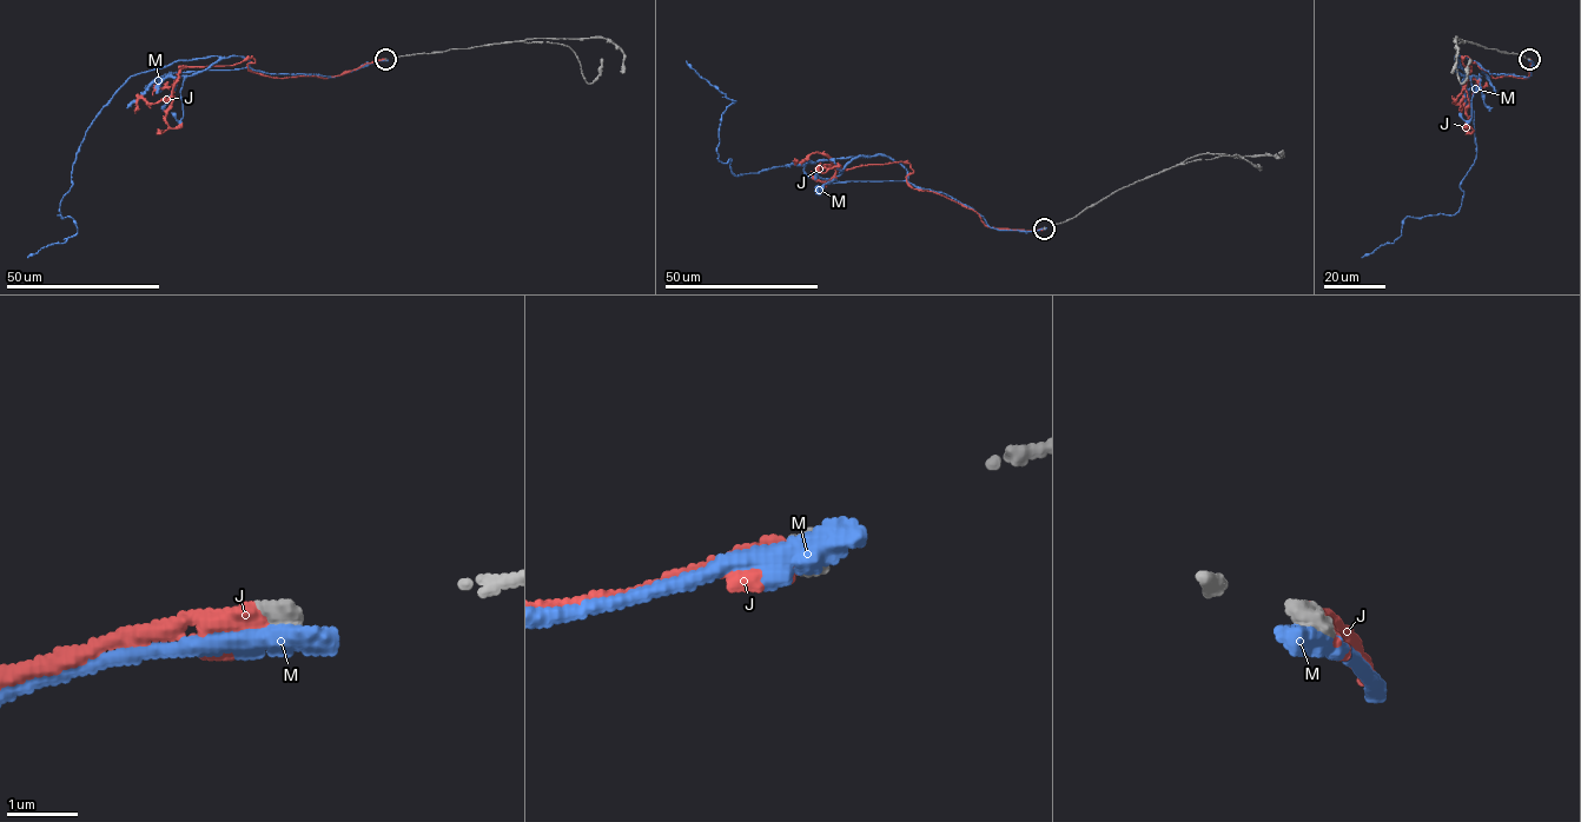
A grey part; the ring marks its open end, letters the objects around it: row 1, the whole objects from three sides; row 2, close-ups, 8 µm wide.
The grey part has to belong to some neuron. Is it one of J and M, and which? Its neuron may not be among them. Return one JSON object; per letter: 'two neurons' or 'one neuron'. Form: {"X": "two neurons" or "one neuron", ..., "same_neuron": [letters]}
{"J": "one neuron", "M": "two neurons", "same_neuron": ["J"]}

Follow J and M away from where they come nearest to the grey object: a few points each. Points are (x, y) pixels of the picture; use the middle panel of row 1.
J: (1044, 229), (990, 227), (976, 212), (914, 190), (908, 163), (839, 170), (818, 152), (793, 160)
M: (1045, 229), (990, 227), (914, 186), (885, 156), (735, 176), (718, 145), (735, 100), (686, 60)

